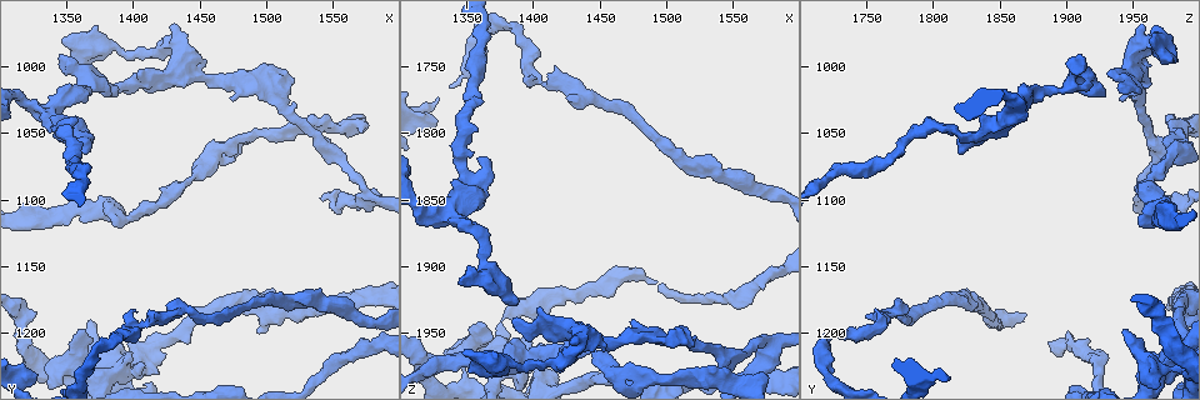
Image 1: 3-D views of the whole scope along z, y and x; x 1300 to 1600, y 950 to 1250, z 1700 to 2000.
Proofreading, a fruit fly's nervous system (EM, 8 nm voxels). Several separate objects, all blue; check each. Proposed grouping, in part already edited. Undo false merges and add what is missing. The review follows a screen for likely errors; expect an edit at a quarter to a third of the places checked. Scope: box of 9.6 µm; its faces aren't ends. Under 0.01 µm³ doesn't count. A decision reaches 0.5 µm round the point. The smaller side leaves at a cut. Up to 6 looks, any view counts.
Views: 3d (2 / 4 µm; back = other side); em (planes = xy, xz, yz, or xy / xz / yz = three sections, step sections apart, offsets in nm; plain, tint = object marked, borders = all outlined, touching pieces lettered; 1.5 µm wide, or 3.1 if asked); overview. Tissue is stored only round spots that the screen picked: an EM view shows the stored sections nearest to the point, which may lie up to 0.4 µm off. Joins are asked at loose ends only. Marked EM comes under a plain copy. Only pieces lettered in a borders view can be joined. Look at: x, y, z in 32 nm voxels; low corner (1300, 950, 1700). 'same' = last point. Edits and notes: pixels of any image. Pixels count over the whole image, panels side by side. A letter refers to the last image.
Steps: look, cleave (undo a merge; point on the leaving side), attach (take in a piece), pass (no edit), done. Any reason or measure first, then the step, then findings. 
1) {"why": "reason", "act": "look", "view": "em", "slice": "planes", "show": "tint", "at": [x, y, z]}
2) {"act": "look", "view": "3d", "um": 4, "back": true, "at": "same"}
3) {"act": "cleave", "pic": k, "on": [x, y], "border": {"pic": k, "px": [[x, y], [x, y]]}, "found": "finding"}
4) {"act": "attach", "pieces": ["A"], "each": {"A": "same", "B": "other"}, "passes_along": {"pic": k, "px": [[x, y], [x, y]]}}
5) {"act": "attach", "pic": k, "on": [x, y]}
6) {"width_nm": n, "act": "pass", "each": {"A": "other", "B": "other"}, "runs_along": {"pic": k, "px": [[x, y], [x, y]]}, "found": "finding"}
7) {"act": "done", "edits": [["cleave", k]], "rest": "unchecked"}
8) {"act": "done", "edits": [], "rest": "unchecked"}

{"why": "free end", "act": "look", "view": "3d", "um": 4, "at": [1364, 1202, 1946]}

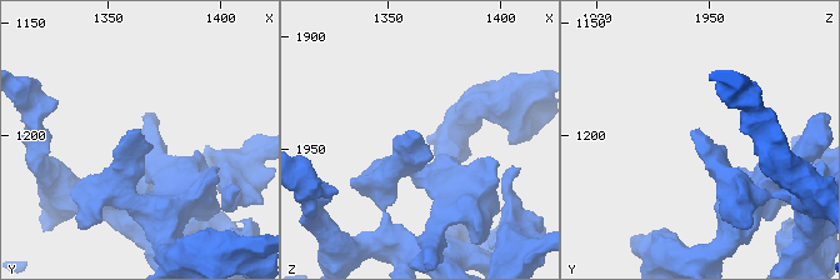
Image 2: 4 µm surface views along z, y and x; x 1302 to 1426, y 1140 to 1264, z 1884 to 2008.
{"why": "need the tissue", "act": "look", "view": "em", "slice": "planes", "show": "borders", "at": [1366, 1200, 1946]}

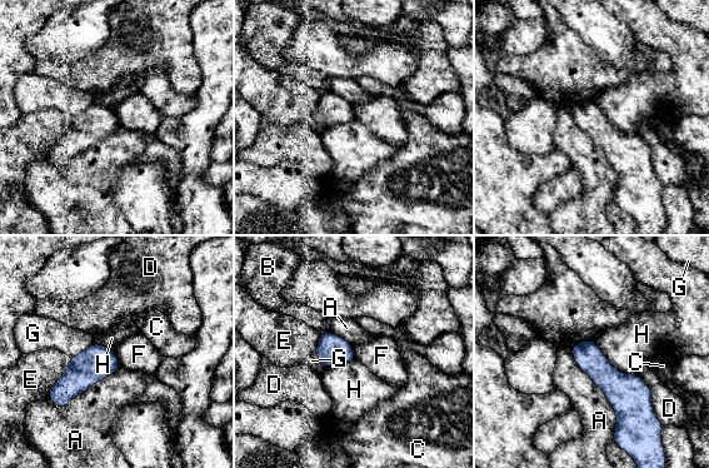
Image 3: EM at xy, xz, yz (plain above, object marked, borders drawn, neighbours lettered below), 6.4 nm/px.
{"act": "pass", "each": {"A": "other", "B": "other", "C": "other", "D": "other", "E": "other", "F": "other", "G": "other", "H": "other"}, "border": {"pic": 3, "px": [[113, 350], [120, 366]]}, "found": "none of them fits"}

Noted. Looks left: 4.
{"why": "stops while still wide", "act": "look", "view": "em", "slice": "xy", "step": 4, "show": "borders", "at": [1354, 994, 1982]}

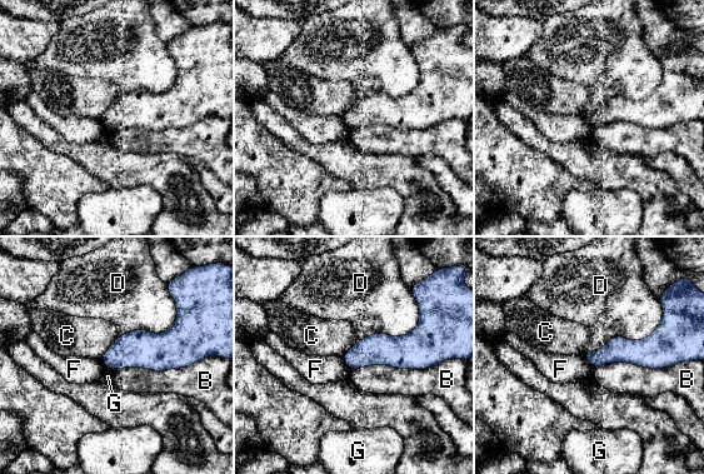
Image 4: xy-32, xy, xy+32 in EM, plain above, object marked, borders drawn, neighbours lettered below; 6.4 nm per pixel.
{"act": "pass", "each": {"B": "other", "C": "other", "D": "other", "F": "other", "G": "other"}, "border": {"pic": 4, "px": [[658, 297], [648, 335], [588, 350]]}, "found": "no lettered piece goes on from it"}

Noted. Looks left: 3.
{"why": "free end", "act": "look", "view": "3d", "um": 2, "at": [1342, 992, 1914]}

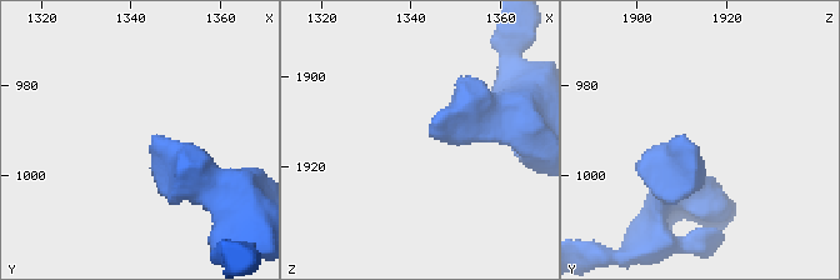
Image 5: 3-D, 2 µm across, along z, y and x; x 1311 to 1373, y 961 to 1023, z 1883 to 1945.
{"why": "need the tissue", "act": "look", "view": "em", "slice": "yz", "step": 8, "show": "tint", "at": [1344, 993, 1913]}

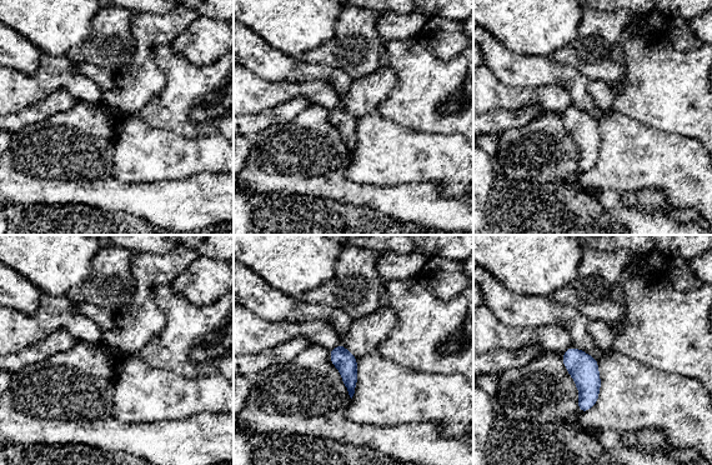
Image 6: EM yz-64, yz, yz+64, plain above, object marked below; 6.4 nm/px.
{"why": "another direction", "act": "look", "view": "em", "slice": "planes", "show": "borders", "at": "same"}

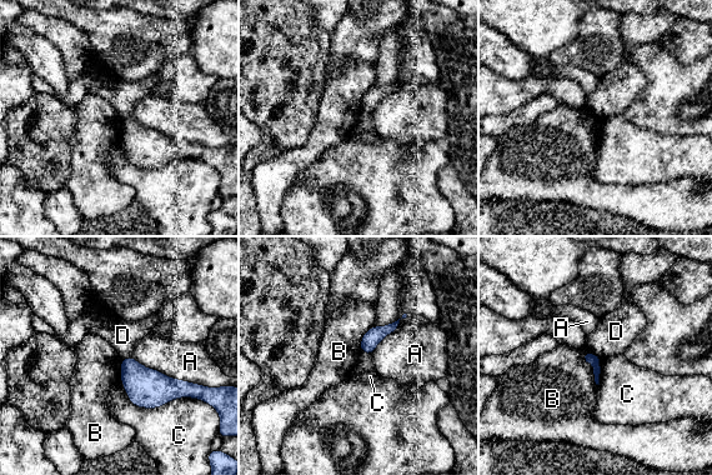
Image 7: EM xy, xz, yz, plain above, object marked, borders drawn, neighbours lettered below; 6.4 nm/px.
{"longest_contact_nm": ["C", 500], "act": "pass", "each": {"A": "other", "B": "other", "C": "other", "D": "other"}, "found": "no lettered piece goes on from it"}

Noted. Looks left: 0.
{"act": "done", "edits": [], "rest": "unchecked"}

